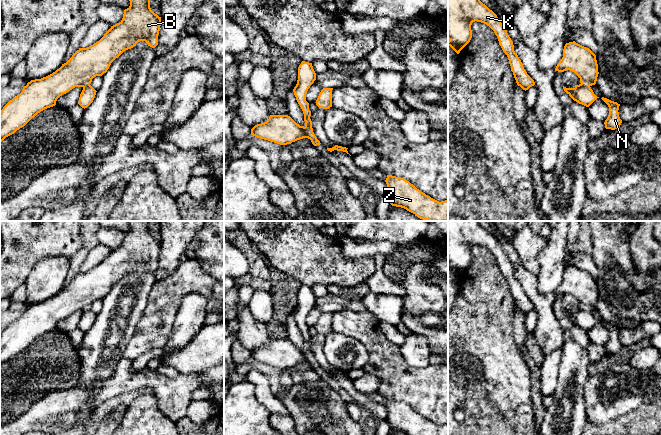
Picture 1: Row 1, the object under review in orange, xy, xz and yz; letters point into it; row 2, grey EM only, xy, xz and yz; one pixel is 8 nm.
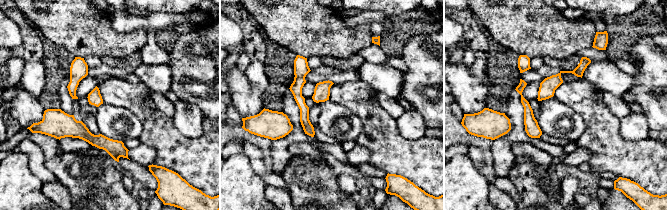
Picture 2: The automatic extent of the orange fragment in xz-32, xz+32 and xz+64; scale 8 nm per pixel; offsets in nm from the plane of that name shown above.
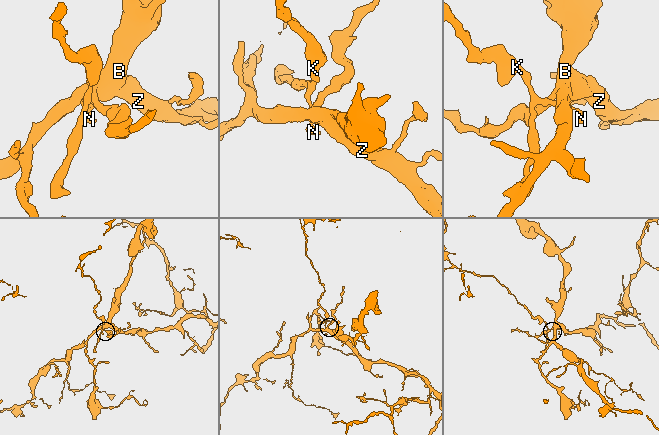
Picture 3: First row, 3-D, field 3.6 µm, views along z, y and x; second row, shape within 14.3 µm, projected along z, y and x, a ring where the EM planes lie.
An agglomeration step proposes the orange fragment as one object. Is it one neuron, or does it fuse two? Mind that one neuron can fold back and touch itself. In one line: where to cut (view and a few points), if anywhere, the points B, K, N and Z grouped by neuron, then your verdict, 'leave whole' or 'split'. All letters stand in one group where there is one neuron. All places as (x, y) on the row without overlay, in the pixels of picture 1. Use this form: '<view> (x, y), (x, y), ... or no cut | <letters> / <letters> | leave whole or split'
xz (305, 350), (313, 357) | B Z / K N | split

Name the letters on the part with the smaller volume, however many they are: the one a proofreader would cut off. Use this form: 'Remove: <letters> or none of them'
Remove: K, N

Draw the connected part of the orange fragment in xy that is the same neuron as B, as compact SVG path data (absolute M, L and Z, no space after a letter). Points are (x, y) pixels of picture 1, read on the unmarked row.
M128 221L130 230L124 234L122 244L111 250L104 260L87 272L79 272L72 281L52 298L41 303L31 304L23 311L22 316L10 324L0 336L0 366L6 361L14 358L24 351L32 342L41 335L56 329L57 323L75 311L85 311L90 309L96 300L102 300L107 296L111 287L118 282L125 274L133 272L139 265L145 265L148 270L155 272L158 269L158 259L161 250L161 241L155 238L150 232L152 221Z

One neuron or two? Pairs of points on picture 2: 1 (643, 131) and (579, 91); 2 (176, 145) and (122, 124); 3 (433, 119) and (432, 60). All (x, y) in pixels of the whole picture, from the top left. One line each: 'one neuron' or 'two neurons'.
1: two neurons
2: two neurons
3: one neuron

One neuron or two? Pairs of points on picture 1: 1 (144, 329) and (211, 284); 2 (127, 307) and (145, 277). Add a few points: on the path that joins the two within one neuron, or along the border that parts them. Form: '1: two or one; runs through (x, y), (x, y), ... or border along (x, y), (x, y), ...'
1: one; runs through (160, 312), (187, 284), (194, 284)
2: one; runs through (127, 299), (137, 284)

